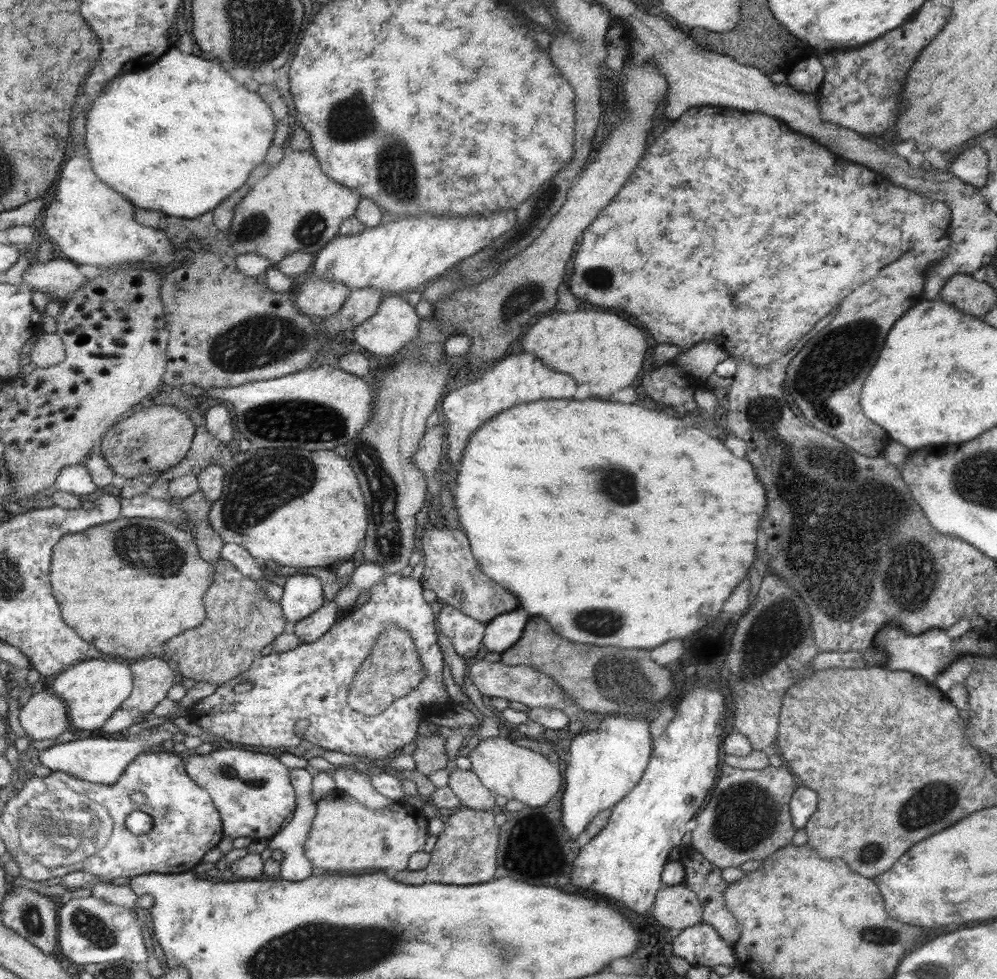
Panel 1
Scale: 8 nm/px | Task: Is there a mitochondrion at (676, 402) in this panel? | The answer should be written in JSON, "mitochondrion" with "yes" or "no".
{"mitochondrion":"no"}

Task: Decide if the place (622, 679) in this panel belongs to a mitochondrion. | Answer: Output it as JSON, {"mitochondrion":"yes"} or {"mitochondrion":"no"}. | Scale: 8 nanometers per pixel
{"mitochondrion":"yes"}

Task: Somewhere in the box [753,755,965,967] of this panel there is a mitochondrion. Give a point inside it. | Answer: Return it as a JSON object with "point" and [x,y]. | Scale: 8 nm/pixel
{"point":[930,800]}

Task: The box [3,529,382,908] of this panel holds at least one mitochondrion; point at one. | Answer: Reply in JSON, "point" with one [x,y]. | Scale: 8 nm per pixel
{"point":[56,828]}

